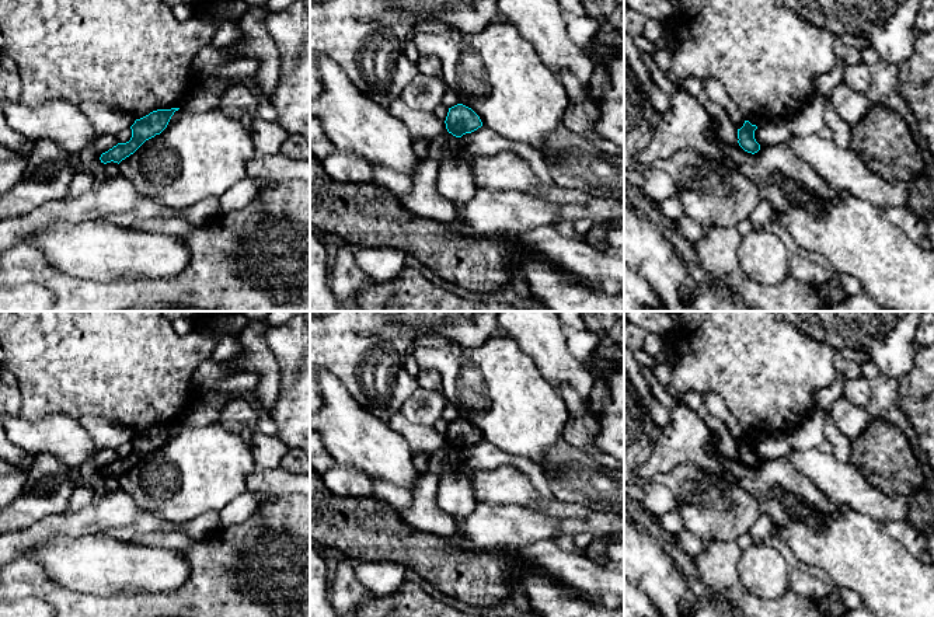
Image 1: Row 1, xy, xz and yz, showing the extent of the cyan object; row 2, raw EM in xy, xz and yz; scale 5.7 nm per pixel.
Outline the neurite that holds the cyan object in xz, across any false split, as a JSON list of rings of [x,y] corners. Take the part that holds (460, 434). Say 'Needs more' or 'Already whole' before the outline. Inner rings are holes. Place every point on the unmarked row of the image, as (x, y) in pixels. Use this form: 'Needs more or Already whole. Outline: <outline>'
Already whole. Outline: [[[457,418],[449,422],[446,430],[446,443],[456,452],[471,447],[482,440],[480,430],[468,421]]]

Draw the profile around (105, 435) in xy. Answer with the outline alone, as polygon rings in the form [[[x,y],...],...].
[[[84,415],[79,418],[79,422],[91,436],[97,452],[102,449],[116,450],[121,445],[129,443],[136,435],[130,428],[97,415]]]

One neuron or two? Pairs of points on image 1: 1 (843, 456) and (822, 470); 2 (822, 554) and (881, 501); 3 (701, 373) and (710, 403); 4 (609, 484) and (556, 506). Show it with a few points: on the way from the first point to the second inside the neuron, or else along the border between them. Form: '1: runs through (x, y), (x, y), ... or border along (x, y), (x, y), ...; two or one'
1: border along (832, 452), (839, 460), (849, 463); two
2: border along (835, 502), (863, 512), (882, 523); two
3: border along (703, 394), (715, 391), (732, 414); two
4: border along (556, 498), (564, 502), (582, 504), (592, 511); two

